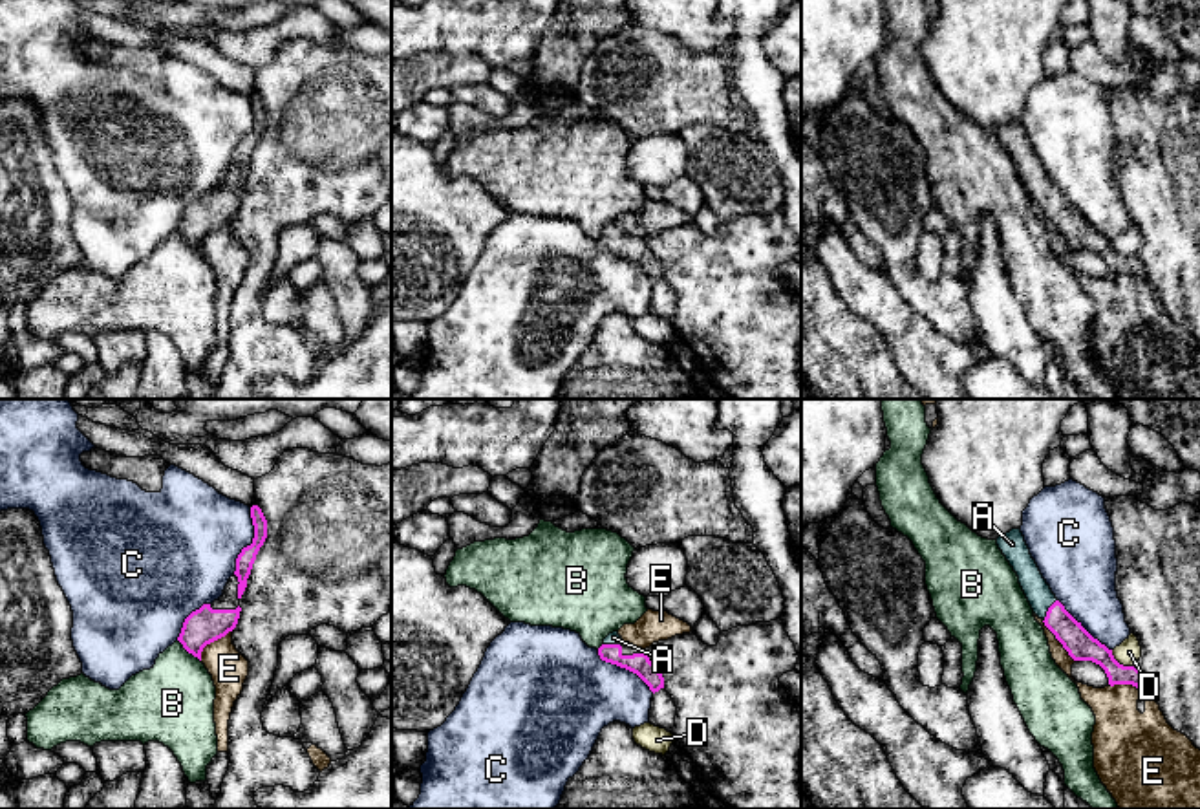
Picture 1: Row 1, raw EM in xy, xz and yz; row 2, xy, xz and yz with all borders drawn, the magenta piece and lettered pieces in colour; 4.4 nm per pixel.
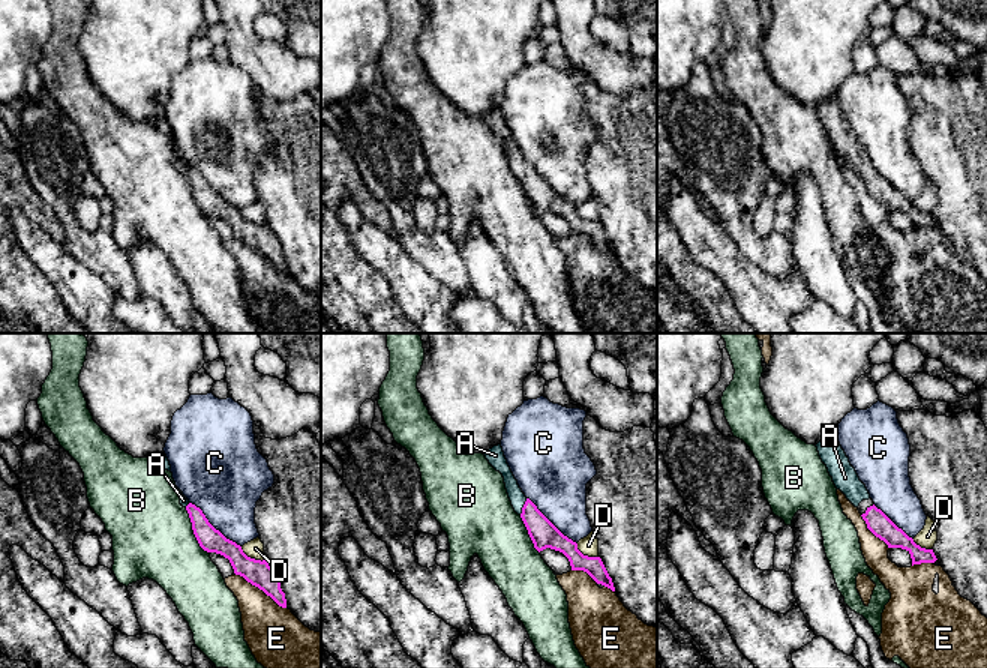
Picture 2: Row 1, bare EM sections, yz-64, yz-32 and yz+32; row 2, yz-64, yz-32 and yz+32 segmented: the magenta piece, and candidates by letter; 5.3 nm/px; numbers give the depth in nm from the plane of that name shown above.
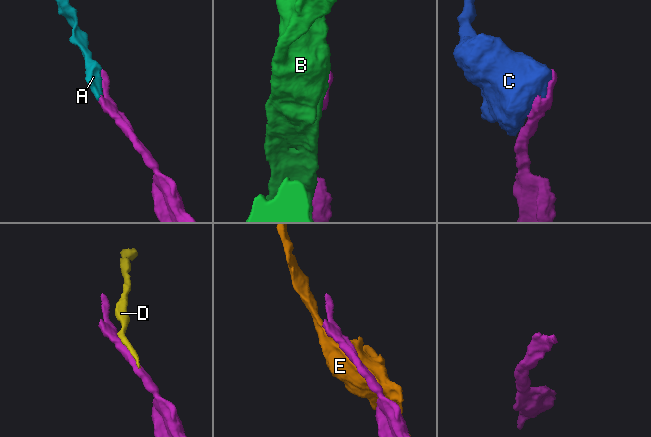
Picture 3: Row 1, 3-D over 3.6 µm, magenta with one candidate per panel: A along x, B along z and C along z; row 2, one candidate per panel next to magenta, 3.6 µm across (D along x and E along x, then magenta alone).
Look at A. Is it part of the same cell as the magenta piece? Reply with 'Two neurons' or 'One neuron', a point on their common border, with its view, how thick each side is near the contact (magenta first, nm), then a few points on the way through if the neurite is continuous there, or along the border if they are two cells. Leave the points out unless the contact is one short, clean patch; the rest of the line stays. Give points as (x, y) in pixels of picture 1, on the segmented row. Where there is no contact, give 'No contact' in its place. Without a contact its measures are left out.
One neuron. Touches magenta at yz (1049, 610). Thickness 130 nm (magenta) against 120 nm

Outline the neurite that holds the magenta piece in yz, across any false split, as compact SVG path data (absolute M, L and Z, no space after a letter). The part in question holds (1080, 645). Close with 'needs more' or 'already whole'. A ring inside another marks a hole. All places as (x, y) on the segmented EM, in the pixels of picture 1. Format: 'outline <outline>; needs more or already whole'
outline M1012 529L999 536L997 545L1017 573L1019 584L1034 613L1055 635L1074 661L1092 661L1099 664L1105 670L1110 686L1132 685L1138 690L1147 688L1138 666L1120 664L1114 659L1112 650L1094 639L1055 599L1032 558L1021 529Z; needs more

